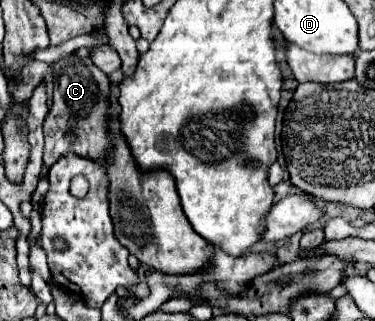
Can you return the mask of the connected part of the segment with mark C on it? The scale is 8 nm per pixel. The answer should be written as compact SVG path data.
M69 54L53 64L53 82L55 82L55 92L53 92L53 106L45 118L43 124L43 134L45 134L45 148L43 148L43 164L49 168L59 160L59 156L65 156L67 152L91 158L91 160L101 160L105 164L105 152L111 146L109 136L107 136L107 104L109 104L109 78L103 74L89 58L79 58L77 54Z

